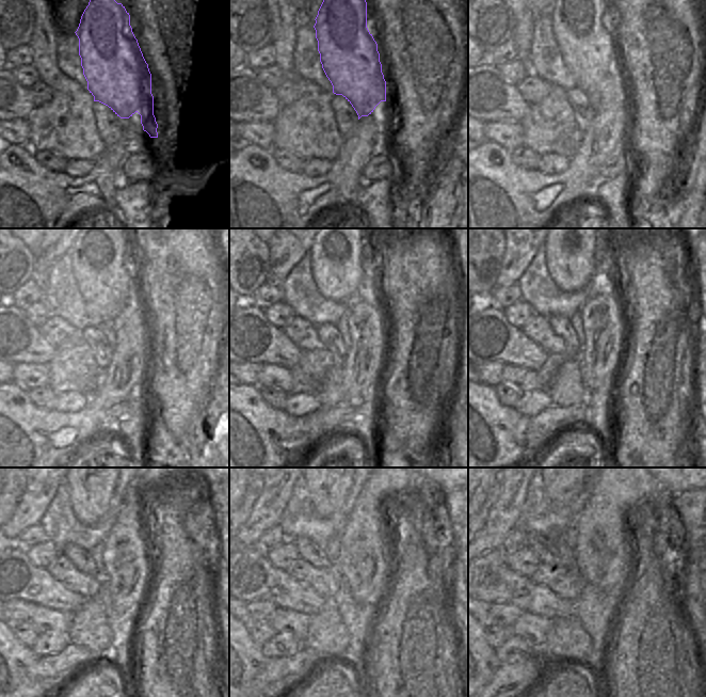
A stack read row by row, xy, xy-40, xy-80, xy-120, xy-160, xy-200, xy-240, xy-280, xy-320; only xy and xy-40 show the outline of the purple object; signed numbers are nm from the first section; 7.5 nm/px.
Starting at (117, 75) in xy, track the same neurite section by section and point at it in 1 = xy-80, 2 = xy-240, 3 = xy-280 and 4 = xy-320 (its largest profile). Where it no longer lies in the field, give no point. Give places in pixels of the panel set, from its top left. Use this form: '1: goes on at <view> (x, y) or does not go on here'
1: goes on at xy-80 (578, 13)
2: goes on at xy-240 (91, 489)
3: goes on at xy-280 (329, 489)
4: goes on at xy-320 (561, 489)

